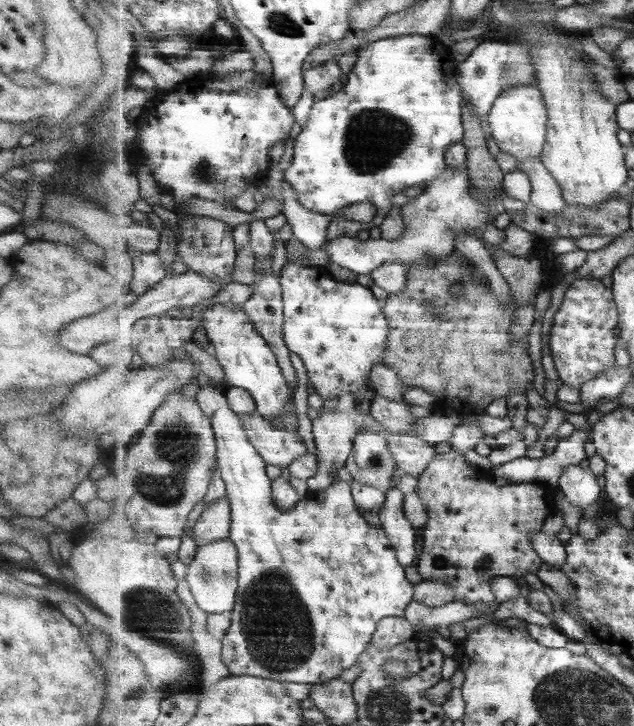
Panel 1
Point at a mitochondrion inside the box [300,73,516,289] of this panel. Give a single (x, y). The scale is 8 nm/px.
(372, 138)

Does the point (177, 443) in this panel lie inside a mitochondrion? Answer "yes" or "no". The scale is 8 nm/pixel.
yes

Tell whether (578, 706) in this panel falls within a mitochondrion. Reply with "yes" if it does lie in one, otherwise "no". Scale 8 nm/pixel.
yes

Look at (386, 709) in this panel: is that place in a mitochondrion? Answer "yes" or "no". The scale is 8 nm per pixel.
yes

